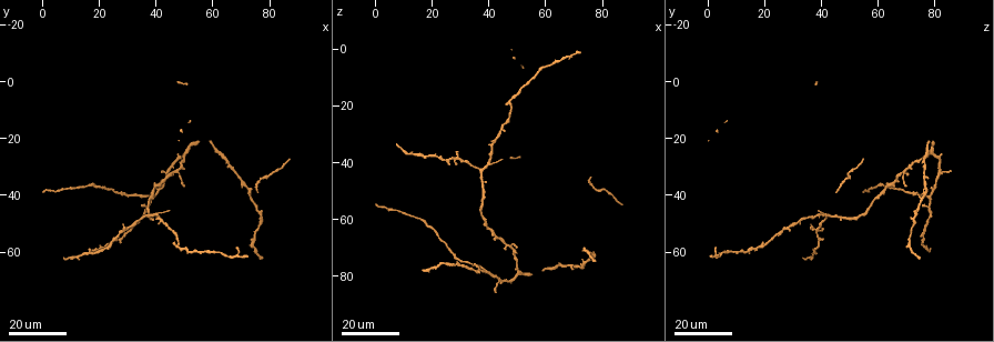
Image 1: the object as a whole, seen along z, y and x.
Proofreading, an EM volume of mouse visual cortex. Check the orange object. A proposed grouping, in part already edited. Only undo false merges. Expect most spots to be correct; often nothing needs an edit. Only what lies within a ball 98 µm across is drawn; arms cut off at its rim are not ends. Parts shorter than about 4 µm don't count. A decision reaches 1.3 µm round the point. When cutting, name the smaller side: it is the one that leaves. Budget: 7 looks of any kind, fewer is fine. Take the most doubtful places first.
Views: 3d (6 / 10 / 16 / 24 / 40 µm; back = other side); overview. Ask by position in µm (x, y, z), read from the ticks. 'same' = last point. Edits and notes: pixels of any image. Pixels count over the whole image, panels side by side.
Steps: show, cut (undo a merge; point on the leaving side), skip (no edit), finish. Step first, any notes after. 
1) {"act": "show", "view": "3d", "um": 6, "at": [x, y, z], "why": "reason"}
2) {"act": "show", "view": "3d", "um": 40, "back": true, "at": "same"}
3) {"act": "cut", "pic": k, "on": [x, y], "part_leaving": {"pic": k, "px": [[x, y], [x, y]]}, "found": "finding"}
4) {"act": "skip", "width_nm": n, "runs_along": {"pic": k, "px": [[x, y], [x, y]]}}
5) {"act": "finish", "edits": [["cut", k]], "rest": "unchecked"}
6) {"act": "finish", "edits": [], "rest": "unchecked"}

{"act": "show", "view": "3d", "um": 16, "at": [76, 36, 47], "why": "thick turns thin"}

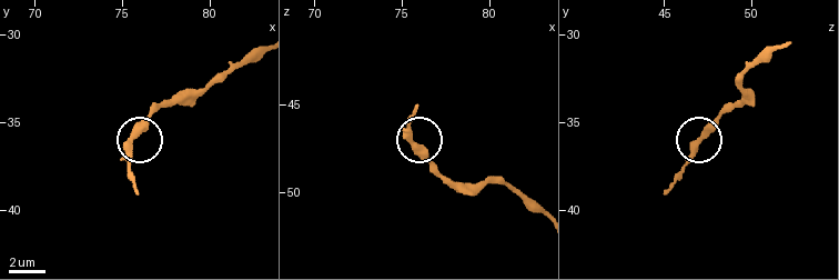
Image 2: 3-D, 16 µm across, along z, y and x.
{"act": "show", "view": "3d", "um": 10, "at": [75.4, 36.6, 46.8], "why": "closer look"}

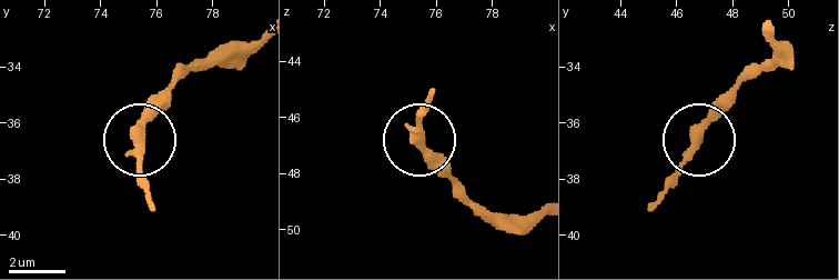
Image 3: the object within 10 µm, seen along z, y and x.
{"act": "skip", "width_nm": 330, "found": "one cell here"}

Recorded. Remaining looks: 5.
{"act": "show", "view": "3d", "um": 16, "at": [47, 31, 69], "why": "small branch off a trunk"}

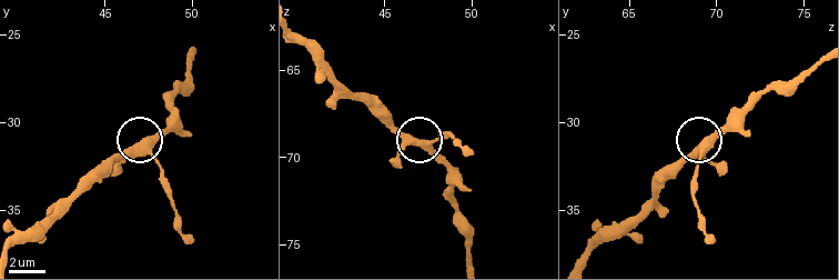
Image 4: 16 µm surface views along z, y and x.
{"act": "show", "view": "3d", "um": 10, "at": [47.6, 31.4, 69.3]}

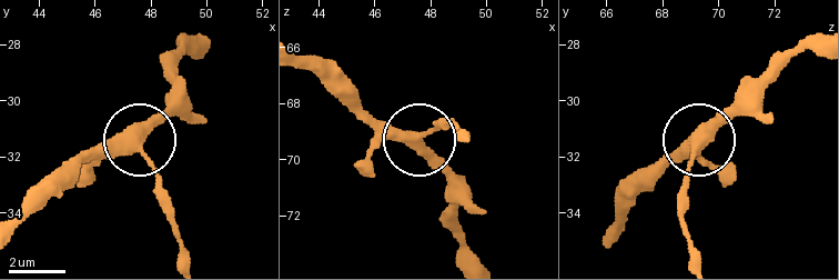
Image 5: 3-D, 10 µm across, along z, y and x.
{"act": "skip", "runs_along": {"pic": 5, "px": [[18, 224], [76, 167], [132, 143], [173, 214]]}, "found": "continuous, no second cell"}

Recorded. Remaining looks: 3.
{"act": "show", "view": "3d", "um": 16, "at": [79, 33, 51]}

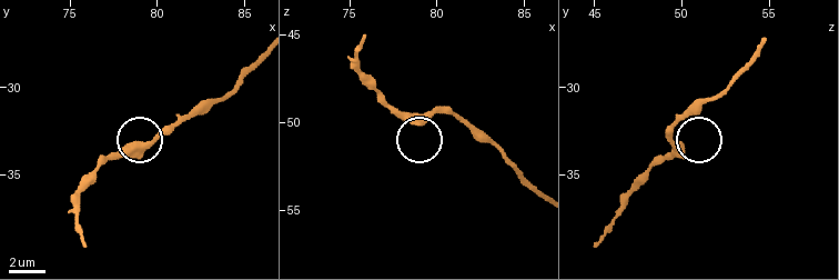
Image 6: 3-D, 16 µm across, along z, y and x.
{"act": "show", "view": "3d", "um": 6, "at": [79.0, 33.4, 49.8], "why": "closer look"}

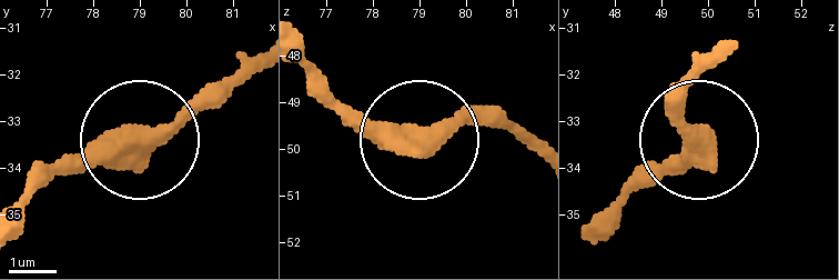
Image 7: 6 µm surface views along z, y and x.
{"act": "skip", "width_nm": 470, "found": "one cell here"}

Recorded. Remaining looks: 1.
{"act": "finish", "edits": [], "rest": "unchecked"}

